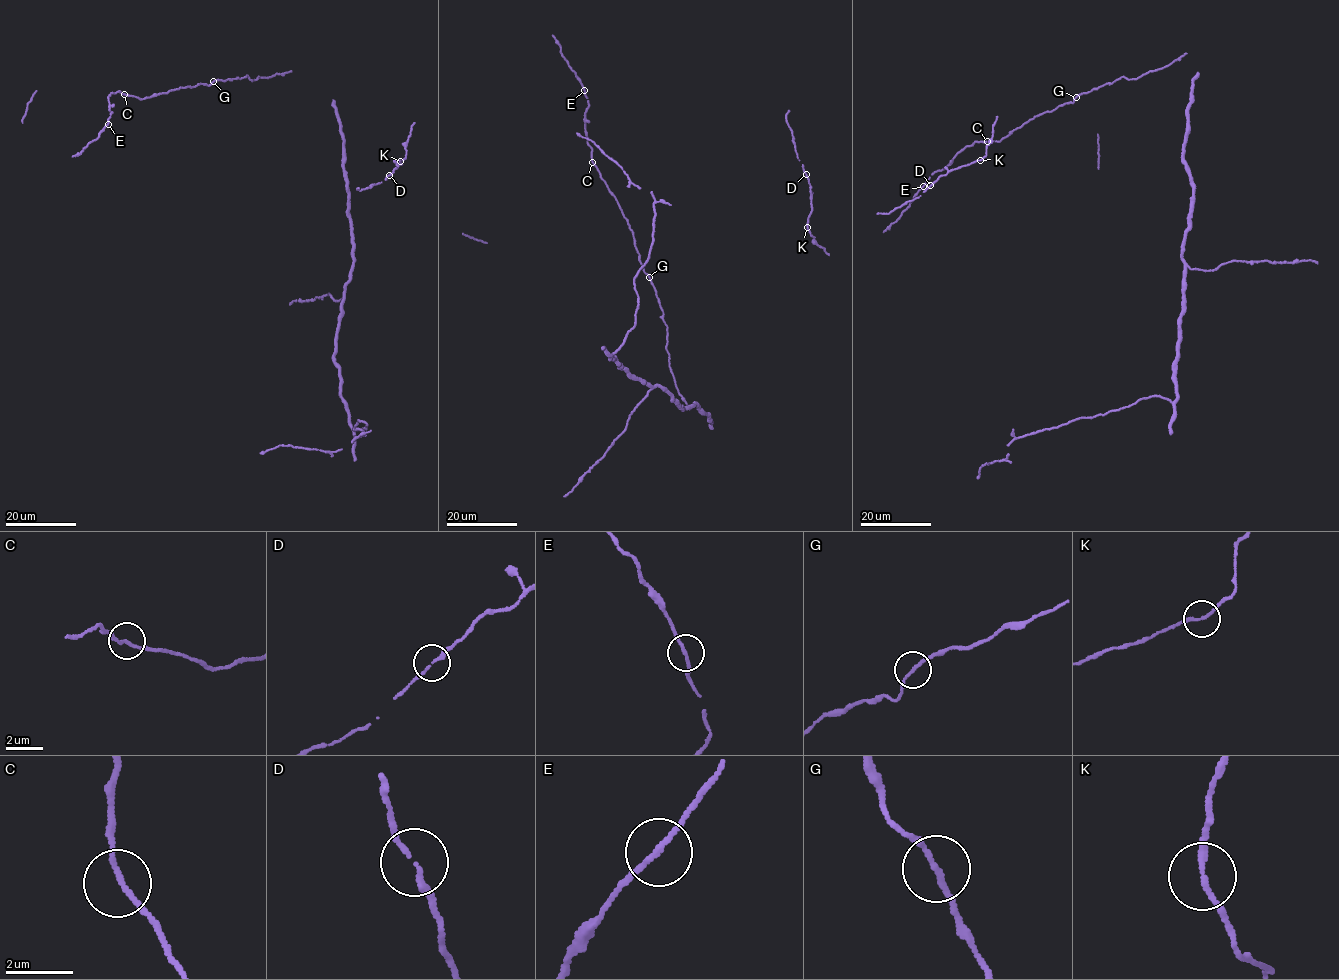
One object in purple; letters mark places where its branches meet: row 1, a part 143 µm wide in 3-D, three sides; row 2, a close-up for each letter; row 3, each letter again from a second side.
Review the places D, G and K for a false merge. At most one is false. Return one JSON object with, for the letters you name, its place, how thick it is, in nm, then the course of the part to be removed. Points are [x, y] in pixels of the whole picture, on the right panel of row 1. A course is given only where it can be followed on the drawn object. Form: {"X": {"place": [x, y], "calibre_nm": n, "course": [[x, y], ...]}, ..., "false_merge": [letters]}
{"false_merge": []}

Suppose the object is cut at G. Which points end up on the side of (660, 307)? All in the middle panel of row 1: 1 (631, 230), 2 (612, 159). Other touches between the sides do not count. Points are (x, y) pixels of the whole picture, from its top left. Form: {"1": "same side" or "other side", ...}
{"1": "other side", "2": "same side"}

